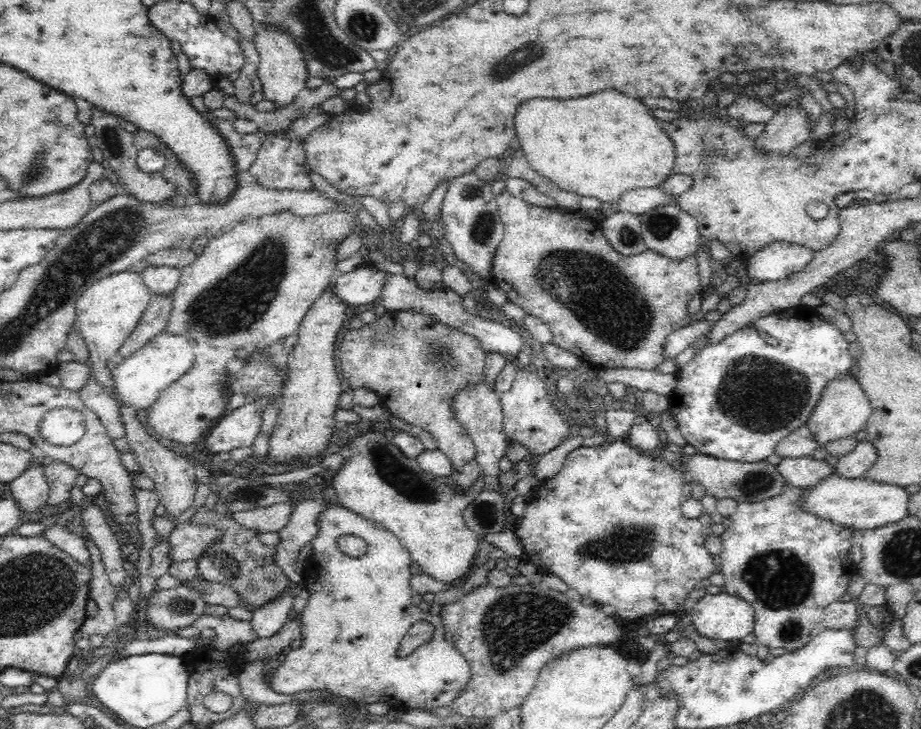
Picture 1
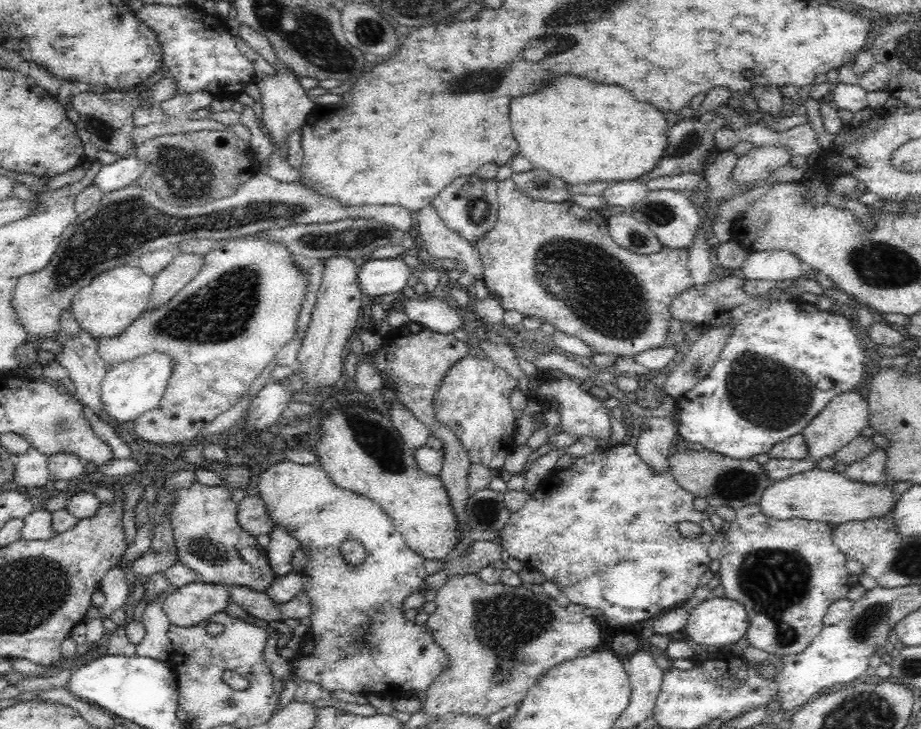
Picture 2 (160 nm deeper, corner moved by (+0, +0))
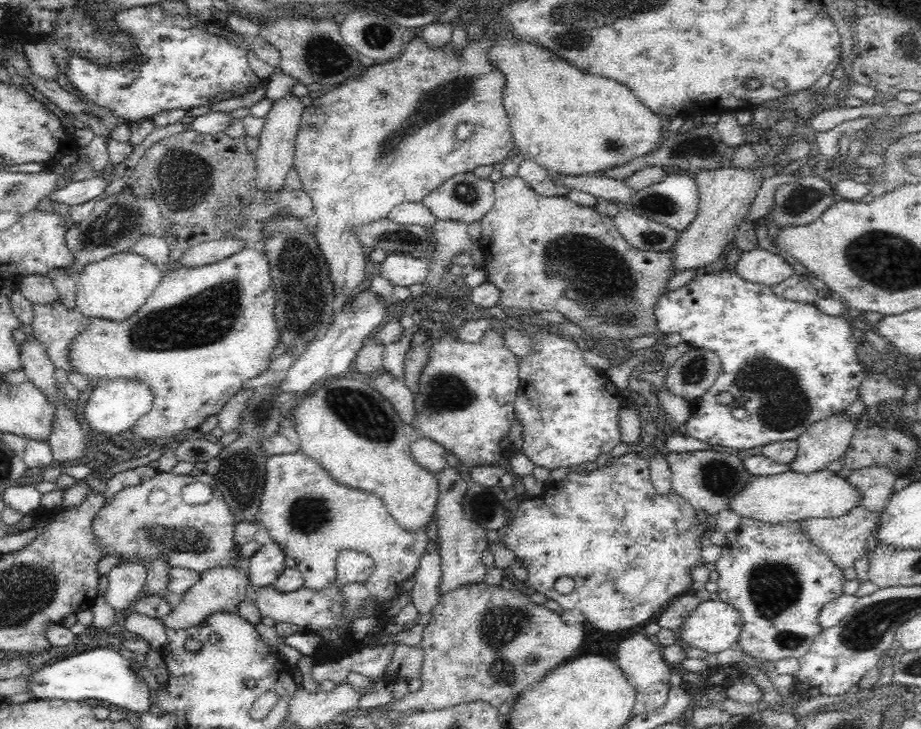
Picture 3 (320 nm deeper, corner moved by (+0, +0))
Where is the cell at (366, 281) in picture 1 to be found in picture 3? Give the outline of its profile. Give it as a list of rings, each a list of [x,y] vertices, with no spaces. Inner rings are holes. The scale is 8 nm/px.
[[[387,255],[379,264],[379,274],[394,286],[412,286],[421,284],[427,277],[430,258],[412,257],[412,255]]]

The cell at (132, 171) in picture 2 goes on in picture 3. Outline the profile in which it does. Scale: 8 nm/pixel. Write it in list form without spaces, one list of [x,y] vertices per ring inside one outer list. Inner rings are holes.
[[[86,178],[86,180],[72,181],[64,188],[55,189],[46,196],[51,204],[67,204],[76,206],[92,199],[97,199],[102,194],[110,179]]]

